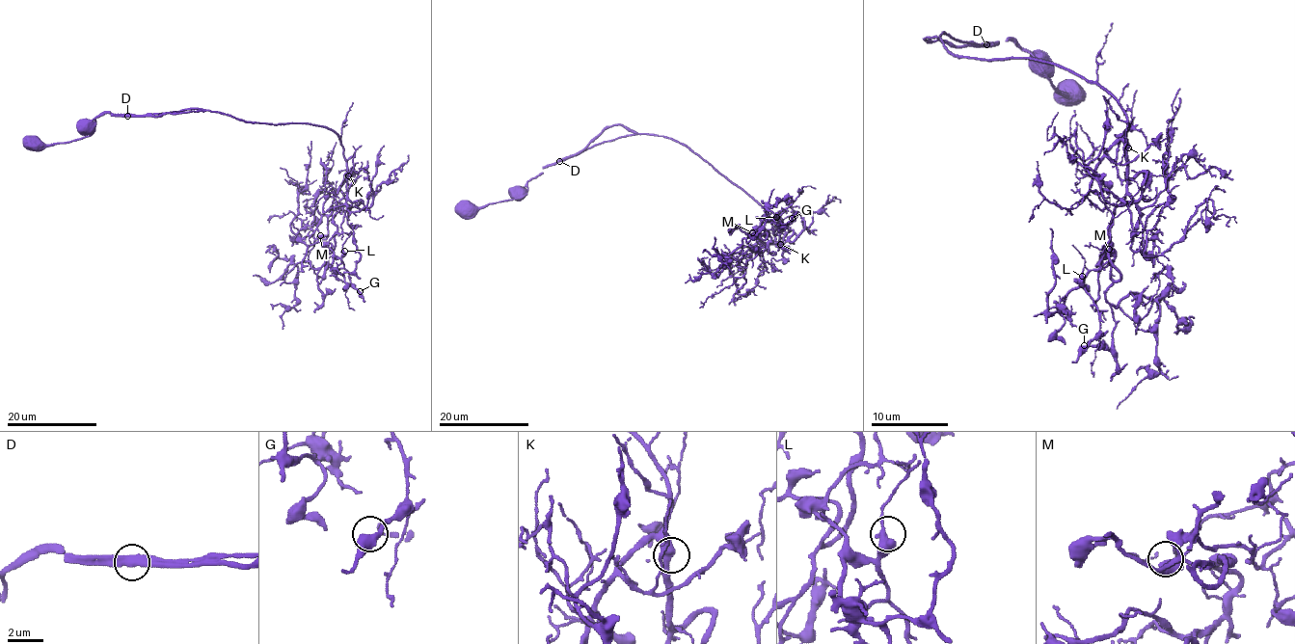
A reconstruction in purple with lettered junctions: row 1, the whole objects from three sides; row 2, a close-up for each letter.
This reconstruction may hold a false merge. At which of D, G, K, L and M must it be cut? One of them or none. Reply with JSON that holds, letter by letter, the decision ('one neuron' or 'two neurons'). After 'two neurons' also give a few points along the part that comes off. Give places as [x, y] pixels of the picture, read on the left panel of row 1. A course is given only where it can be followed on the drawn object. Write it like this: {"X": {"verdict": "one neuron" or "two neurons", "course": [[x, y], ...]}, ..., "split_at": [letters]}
{"D": {"verdict": "two neurons", "course": [[127, 116], [107, 112], [100, 115], [94, 120], [94, 129], [88, 136], [63, 143], [29, 144], [22, 141]]}, "G": {"verdict": "one neuron"}, "K": {"verdict": "one neuron"}, "L": {"verdict": "one neuron"}, "M": {"verdict": "one neuron"}, "split_at": ["D"]}

